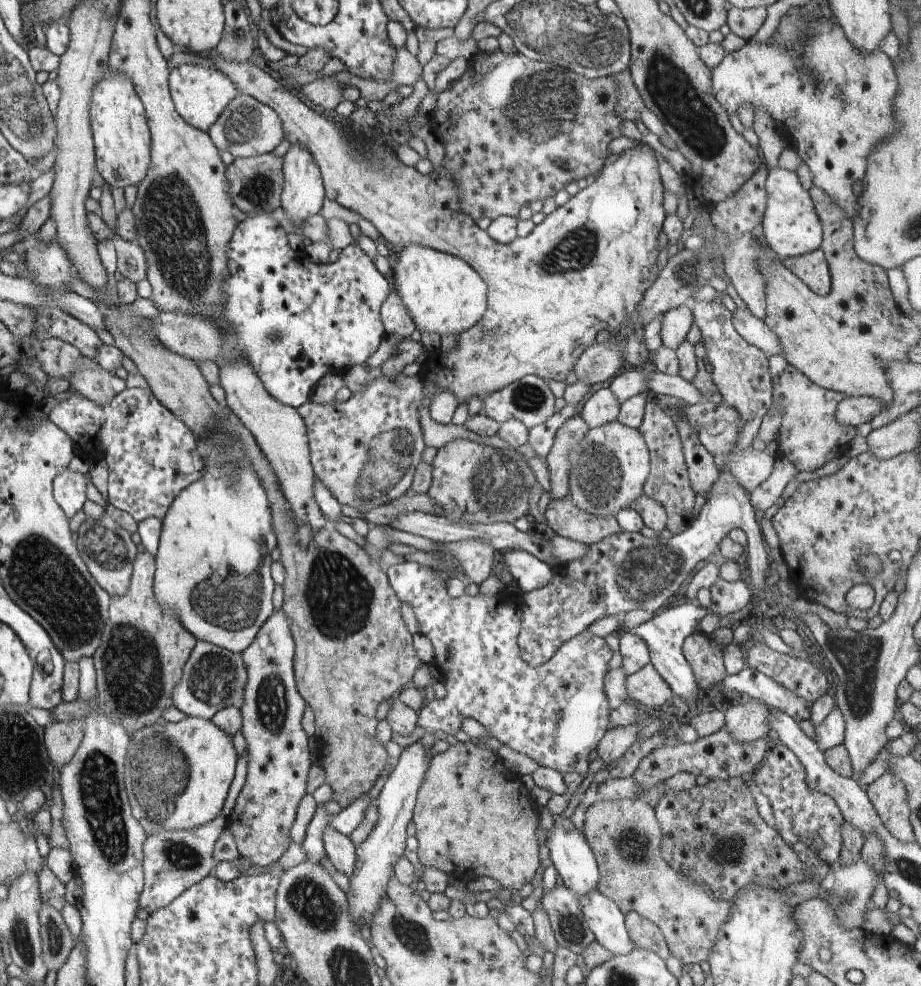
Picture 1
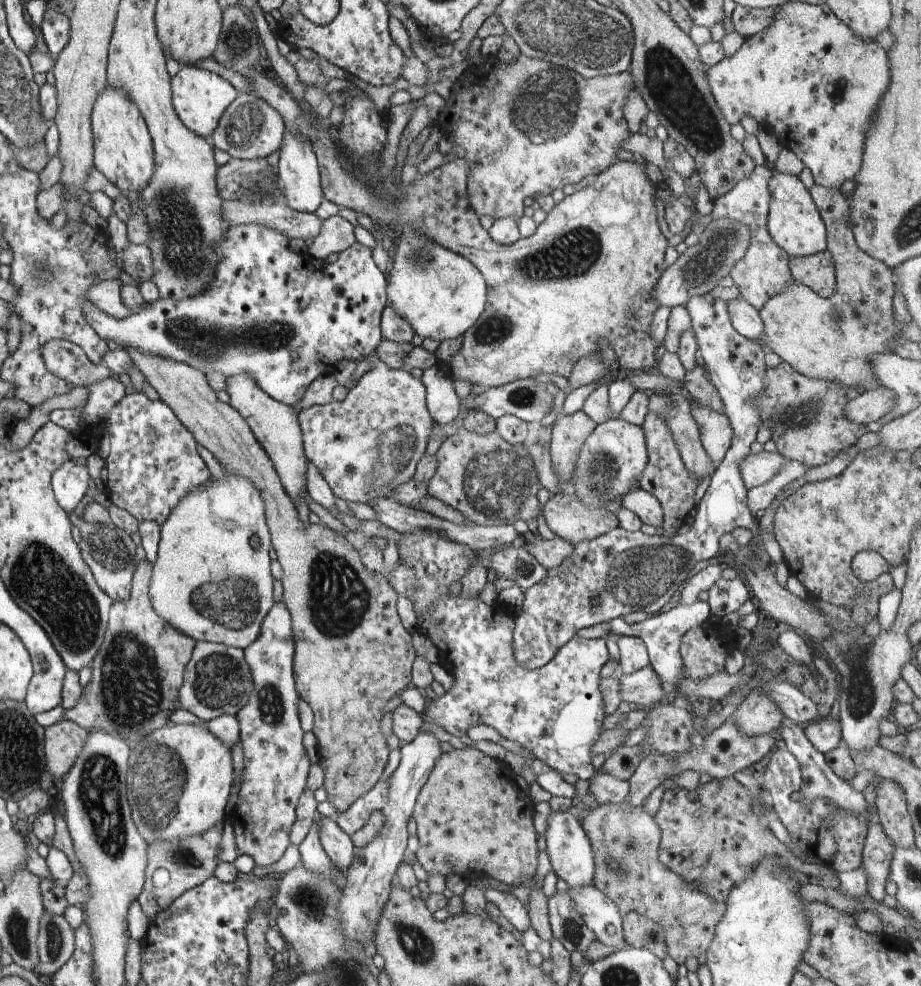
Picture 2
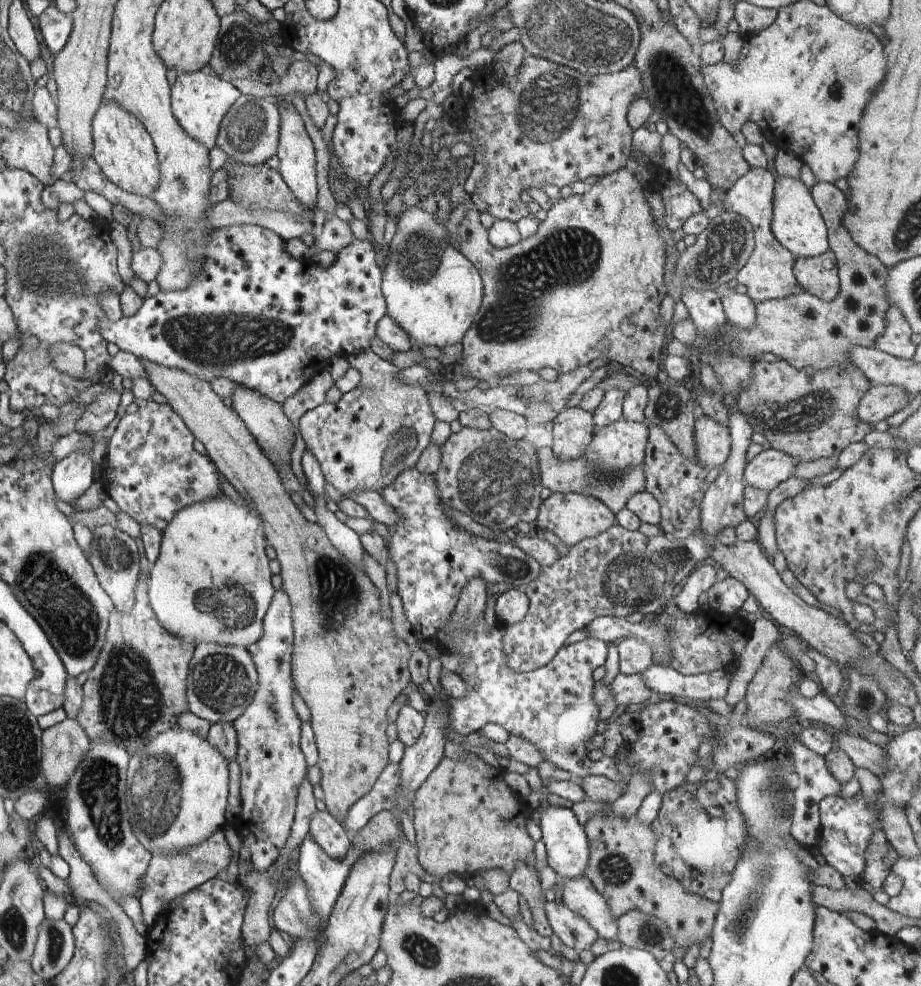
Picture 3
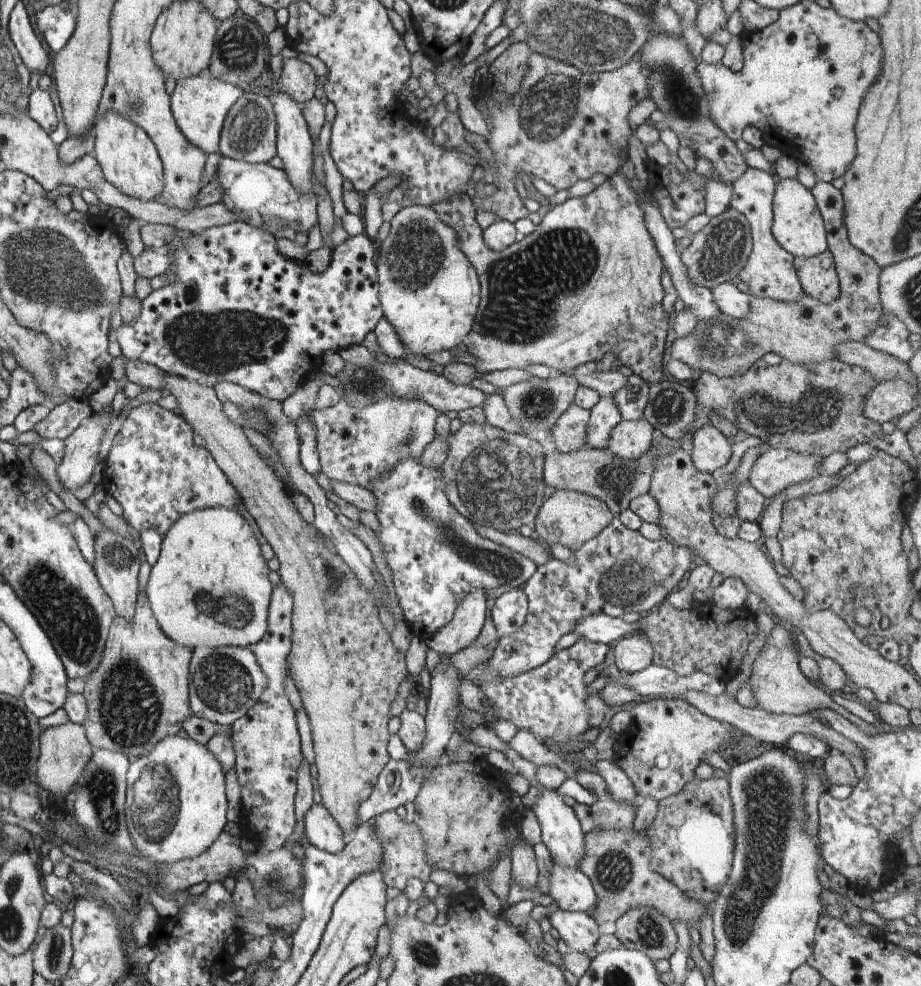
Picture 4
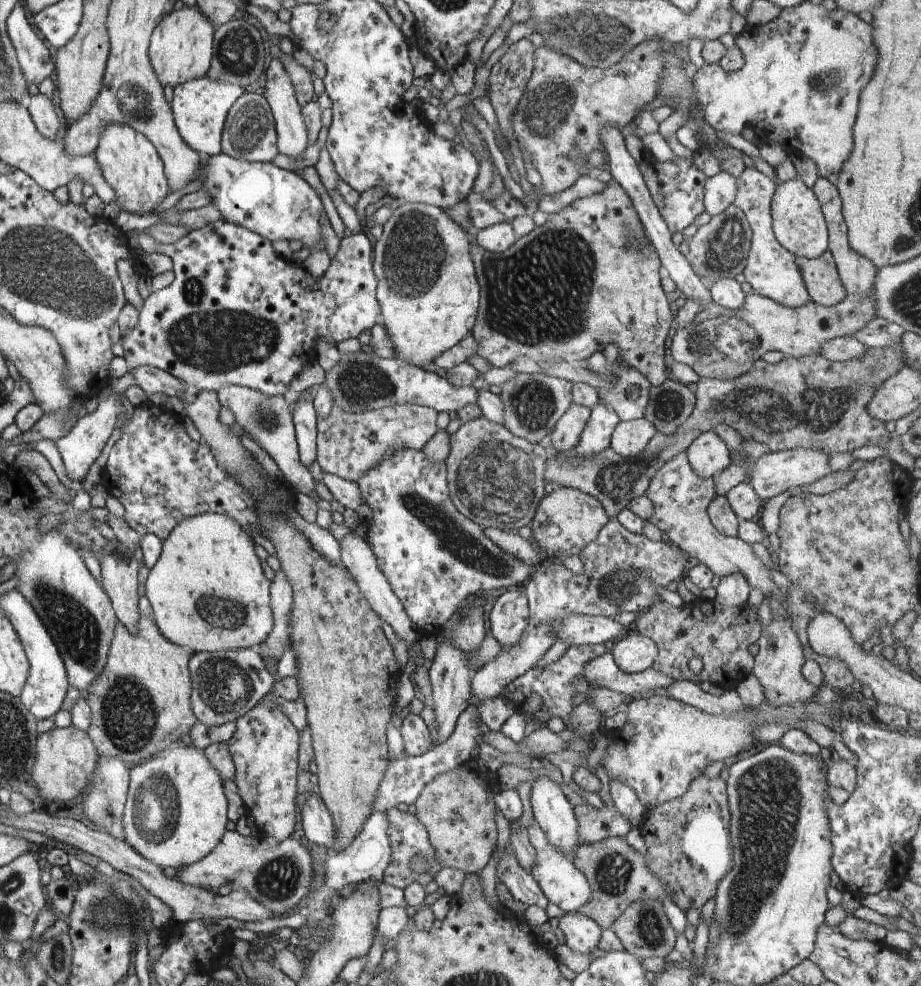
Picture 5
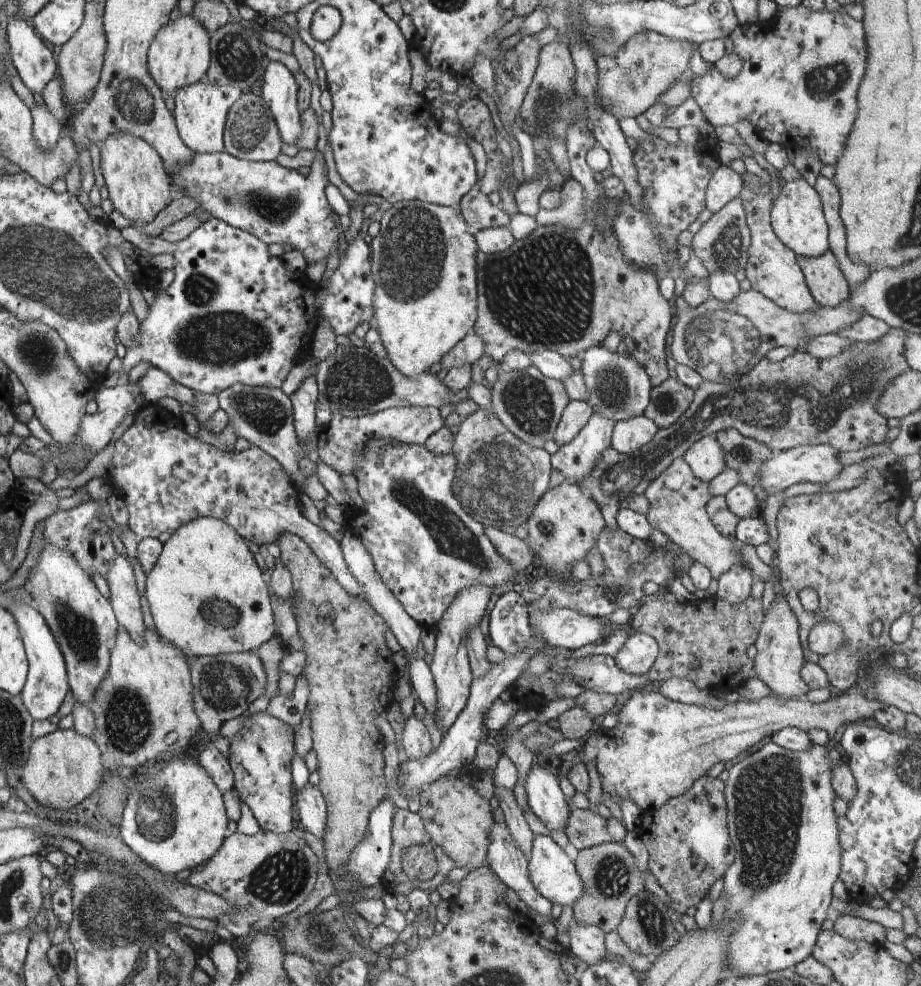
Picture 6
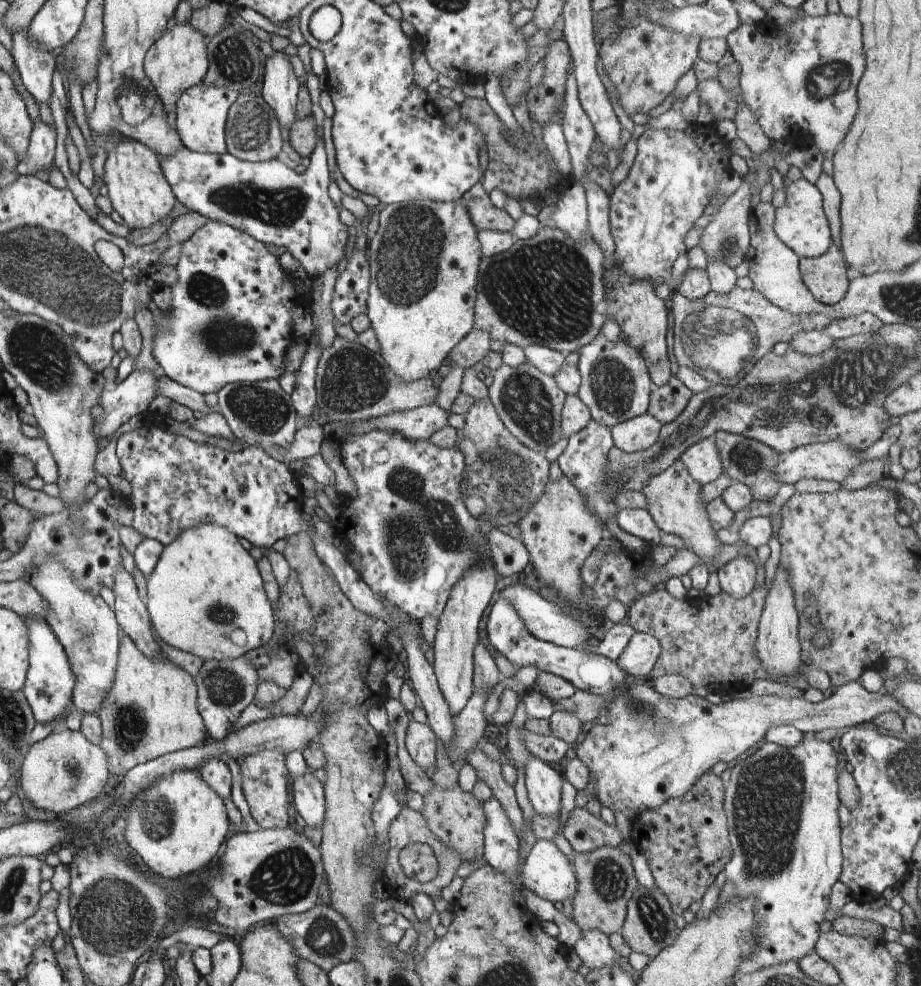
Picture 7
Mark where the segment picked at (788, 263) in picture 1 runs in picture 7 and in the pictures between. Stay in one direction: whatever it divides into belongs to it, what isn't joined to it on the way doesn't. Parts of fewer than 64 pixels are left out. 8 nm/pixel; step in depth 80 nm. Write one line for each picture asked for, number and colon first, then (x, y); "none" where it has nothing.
2: (816, 272)
3: (818, 275)
4: (820, 280)
5: (822, 280)
6: (826, 281)
7: (827, 277)

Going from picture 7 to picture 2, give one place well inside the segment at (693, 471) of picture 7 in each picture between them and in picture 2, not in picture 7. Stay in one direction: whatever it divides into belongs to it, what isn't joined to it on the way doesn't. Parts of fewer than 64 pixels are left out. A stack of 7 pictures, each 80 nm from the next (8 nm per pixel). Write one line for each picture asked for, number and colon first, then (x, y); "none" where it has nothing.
2: (715, 431)
3: (713, 442)
4: (710, 450)
5: (708, 455)
6: (706, 457)

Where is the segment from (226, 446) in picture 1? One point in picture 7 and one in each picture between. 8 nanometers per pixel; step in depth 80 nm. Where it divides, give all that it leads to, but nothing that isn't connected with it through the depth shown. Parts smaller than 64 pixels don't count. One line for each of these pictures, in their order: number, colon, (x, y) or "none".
2: (212, 581)
3: (211, 583)
4: (210, 587)
5: (207, 591)
6: (206, 594)
7: (205, 596)

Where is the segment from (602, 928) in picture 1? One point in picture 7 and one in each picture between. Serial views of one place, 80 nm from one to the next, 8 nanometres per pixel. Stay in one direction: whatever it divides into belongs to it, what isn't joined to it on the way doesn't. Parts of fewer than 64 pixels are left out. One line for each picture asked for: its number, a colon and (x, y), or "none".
2: (600, 914)
3: (578, 894)
4: (571, 890)
5: (563, 884)
6: (554, 875)
7: (547, 872)

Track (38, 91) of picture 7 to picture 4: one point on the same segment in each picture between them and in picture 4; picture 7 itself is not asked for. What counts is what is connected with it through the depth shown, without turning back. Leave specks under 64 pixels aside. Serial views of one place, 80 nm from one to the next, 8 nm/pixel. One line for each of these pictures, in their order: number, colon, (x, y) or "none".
4: (30, 48)
5: (35, 59)
6: (33, 59)

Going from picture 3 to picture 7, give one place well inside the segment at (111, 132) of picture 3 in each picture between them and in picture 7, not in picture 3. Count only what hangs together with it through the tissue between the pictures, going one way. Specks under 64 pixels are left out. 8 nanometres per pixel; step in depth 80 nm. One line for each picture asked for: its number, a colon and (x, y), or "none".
4: (129, 160)
5: (130, 163)
6: (139, 189)
7: (138, 191)

